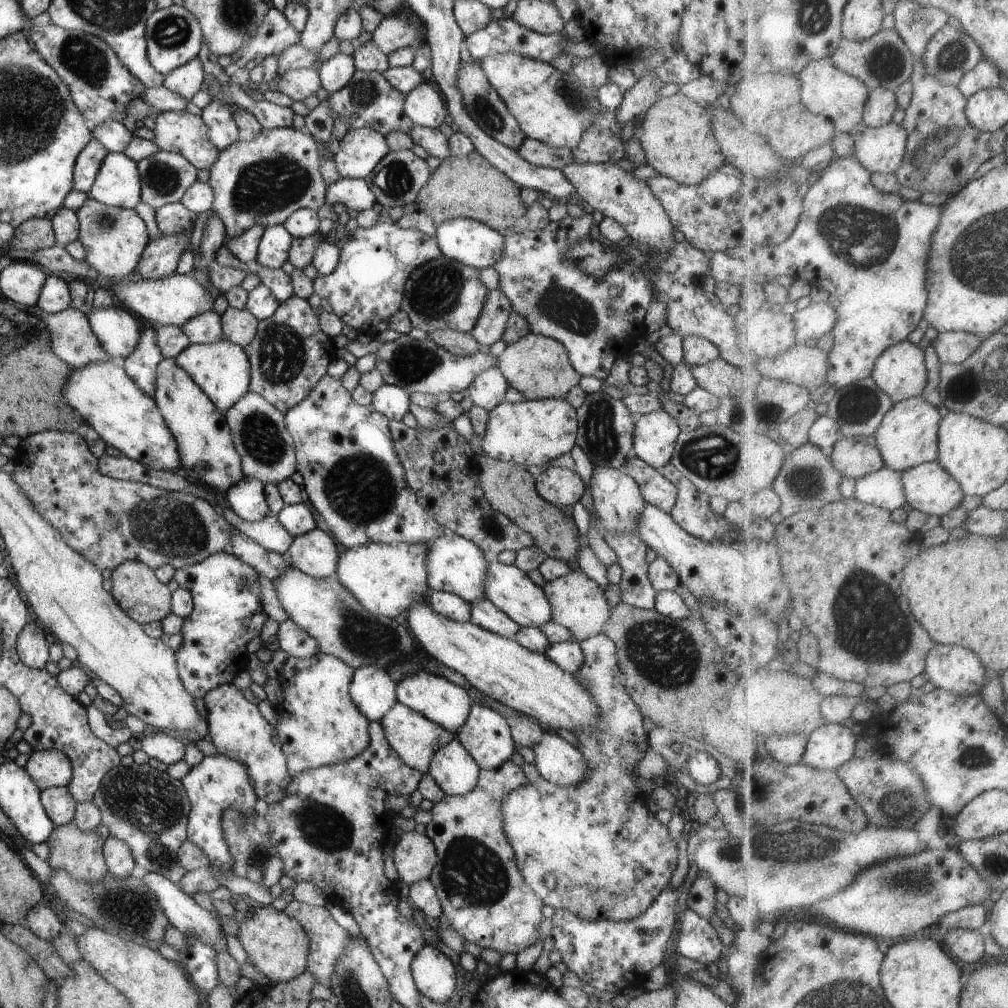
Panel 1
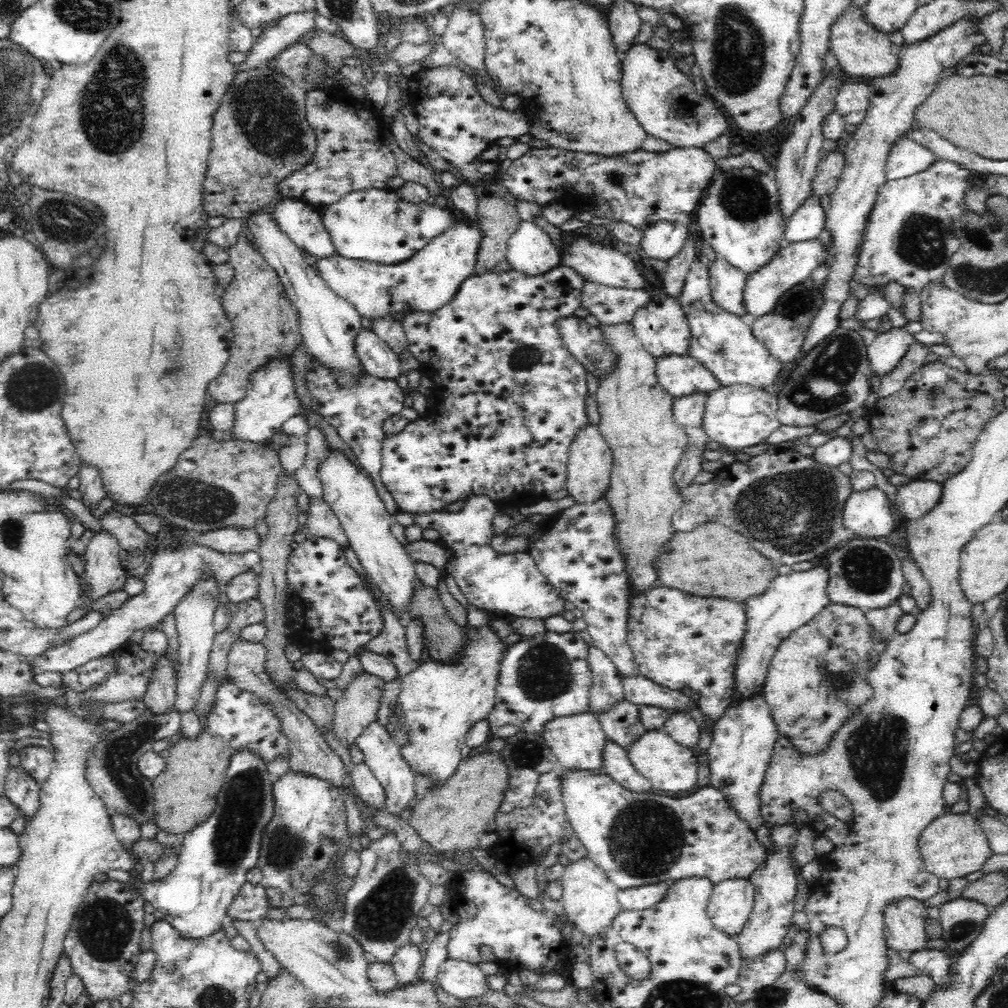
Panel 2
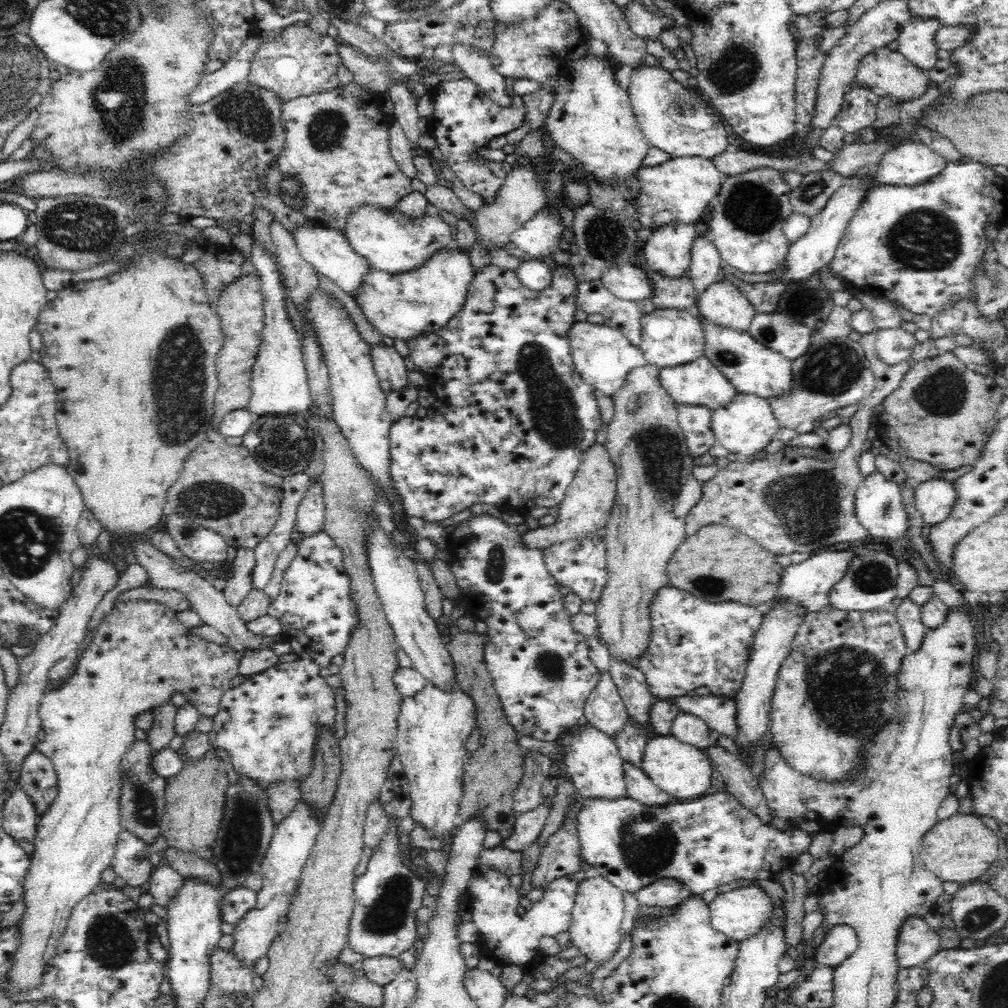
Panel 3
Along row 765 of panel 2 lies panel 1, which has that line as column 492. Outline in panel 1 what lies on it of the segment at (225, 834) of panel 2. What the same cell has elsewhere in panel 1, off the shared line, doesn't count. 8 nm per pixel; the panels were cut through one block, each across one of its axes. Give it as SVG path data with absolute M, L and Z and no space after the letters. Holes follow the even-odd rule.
M452 218L446 222L440 222L435 230L435 239L440 246L441 255L465 266L478 270L492 267L504 252L504 234L494 228L476 220L468 218Z

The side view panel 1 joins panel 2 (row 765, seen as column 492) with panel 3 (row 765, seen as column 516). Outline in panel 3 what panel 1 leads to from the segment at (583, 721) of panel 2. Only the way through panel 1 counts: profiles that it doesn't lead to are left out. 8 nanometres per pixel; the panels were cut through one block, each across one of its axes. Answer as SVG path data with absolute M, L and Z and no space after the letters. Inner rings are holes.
M586 724L578 728L568 729L568 734L562 736L564 747L564 761L567 765L567 774L574 782L578 796L584 798L626 798L625 760L620 756L618 745L614 739Z

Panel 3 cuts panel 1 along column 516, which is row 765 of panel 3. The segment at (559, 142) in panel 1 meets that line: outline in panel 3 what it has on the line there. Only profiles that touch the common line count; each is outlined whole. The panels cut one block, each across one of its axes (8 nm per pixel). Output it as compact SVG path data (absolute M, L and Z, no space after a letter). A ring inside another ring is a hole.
M132 599L114 603L110 614L106 614L106 616L100 620L98 628L94 630L92 642L88 644L88 648L86 648L76 660L76 670L74 670L74 674L72 674L62 686L57 689L49 690L47 693L44 693L42 697L39 706L39 717L41 718L41 728L43 728L45 732L45 738L43 741L37 741L36 744L34 744L34 750L52 759L54 769L57 771L58 796L56 796L56 800L50 804L50 808L37 819L36 836L34 836L33 840L35 851L29 856L30 864L28 874L26 874L26 878L24 878L24 894L22 894L22 899L26 905L25 913L18 922L18 948L16 948L16 952L12 954L12 969L9 973L9 982L11 984L7 987L7 990L9 990L13 996L18 996L18 994L25 994L26 996L26 991L32 990L32 988L38 988L38 986L42 984L42 976L46 973L46 963L49 963L50 959L56 954L60 937L64 930L66 930L72 909L87 894L90 894L93 888L96 888L96 886L101 883L101 872L106 867L111 866L113 856L115 855L118 836L120 832L123 831L120 810L123 771L121 770L120 764L122 764L122 758L126 756L128 748L130 748L132 742L136 740L136 736L134 735L134 732L136 732L136 725L134 725L136 716L138 716L140 712L152 711L154 708L162 706L162 704L168 704L168 702L171 702L170 698L172 698L172 694L180 692L201 714L202 721L206 716L214 718L216 712L220 710L220 698L222 698L224 692L230 688L232 678L239 675L239 664L243 657L240 655L240 651L234 651L234 649L228 645L222 646L222 644L210 643L210 640L204 640L202 636L194 636L194 634L191 634L190 630L180 622L178 617L176 617L177 613L176 610L172 610L172 608L164 606L164 604L154 606L151 600Z

